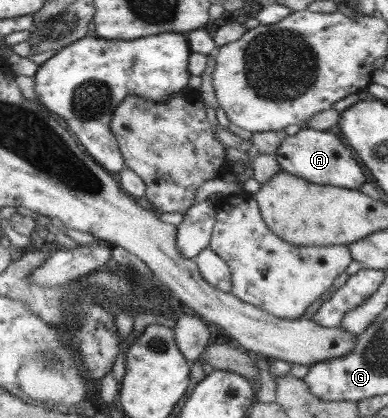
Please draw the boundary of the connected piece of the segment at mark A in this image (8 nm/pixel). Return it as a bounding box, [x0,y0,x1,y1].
[275,127,366,190]

